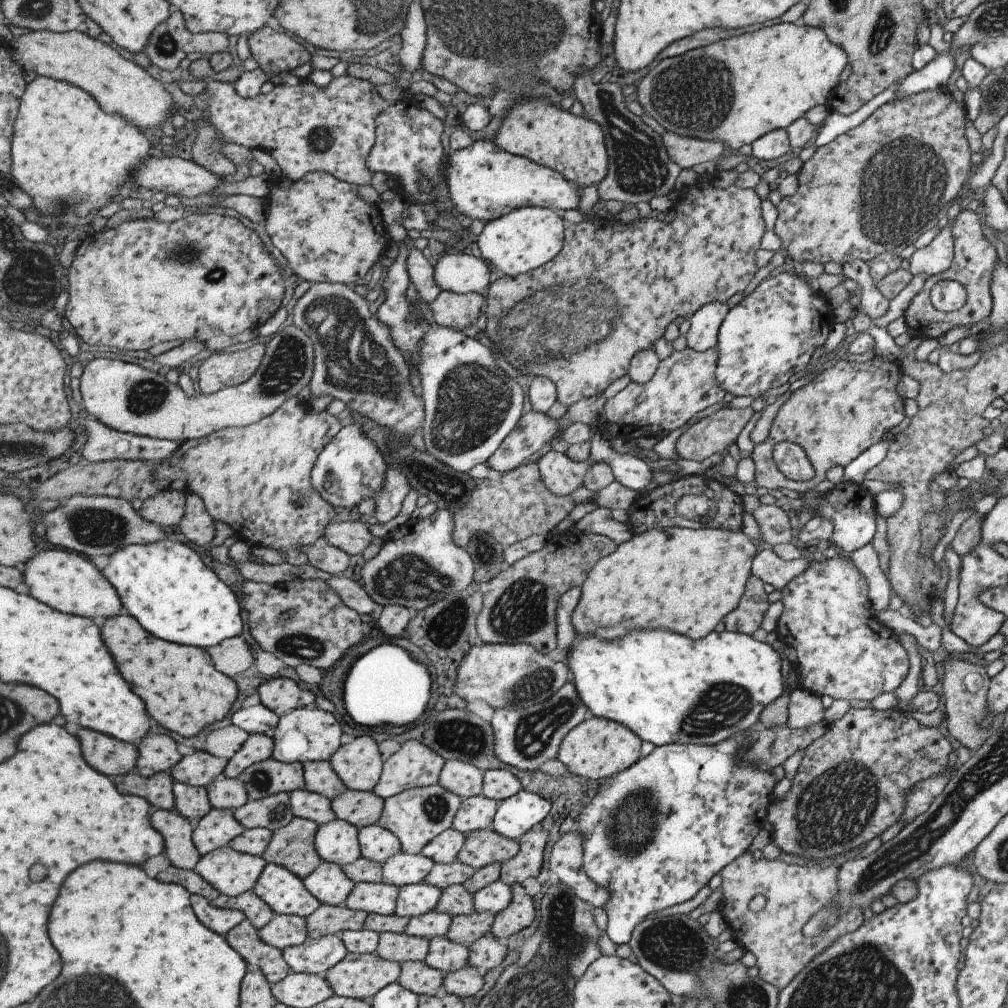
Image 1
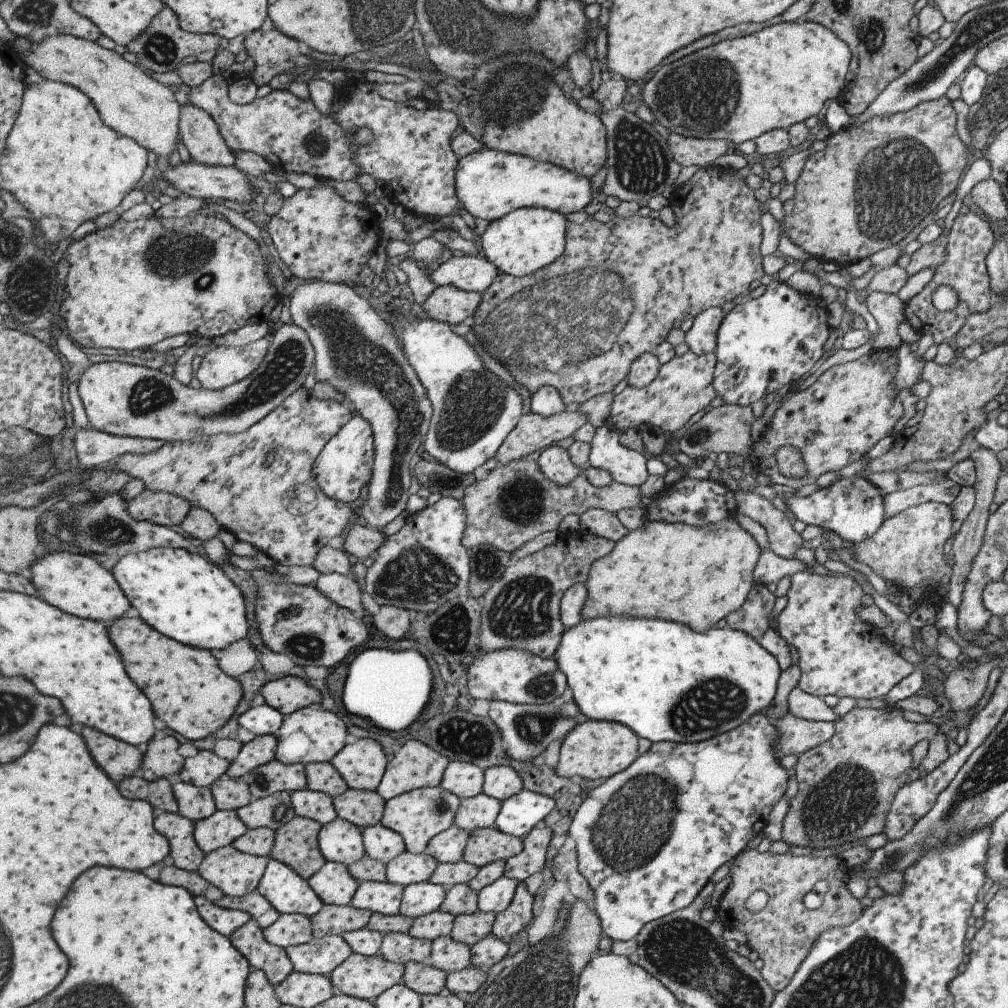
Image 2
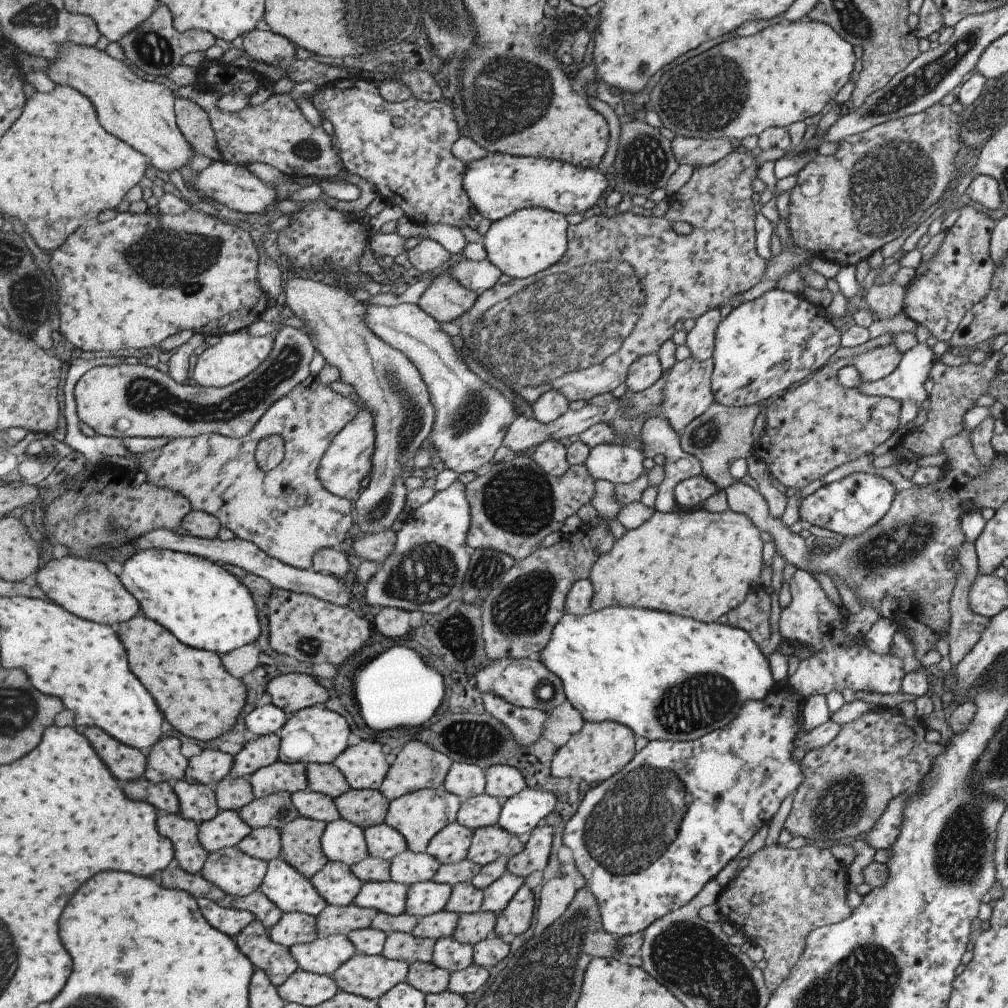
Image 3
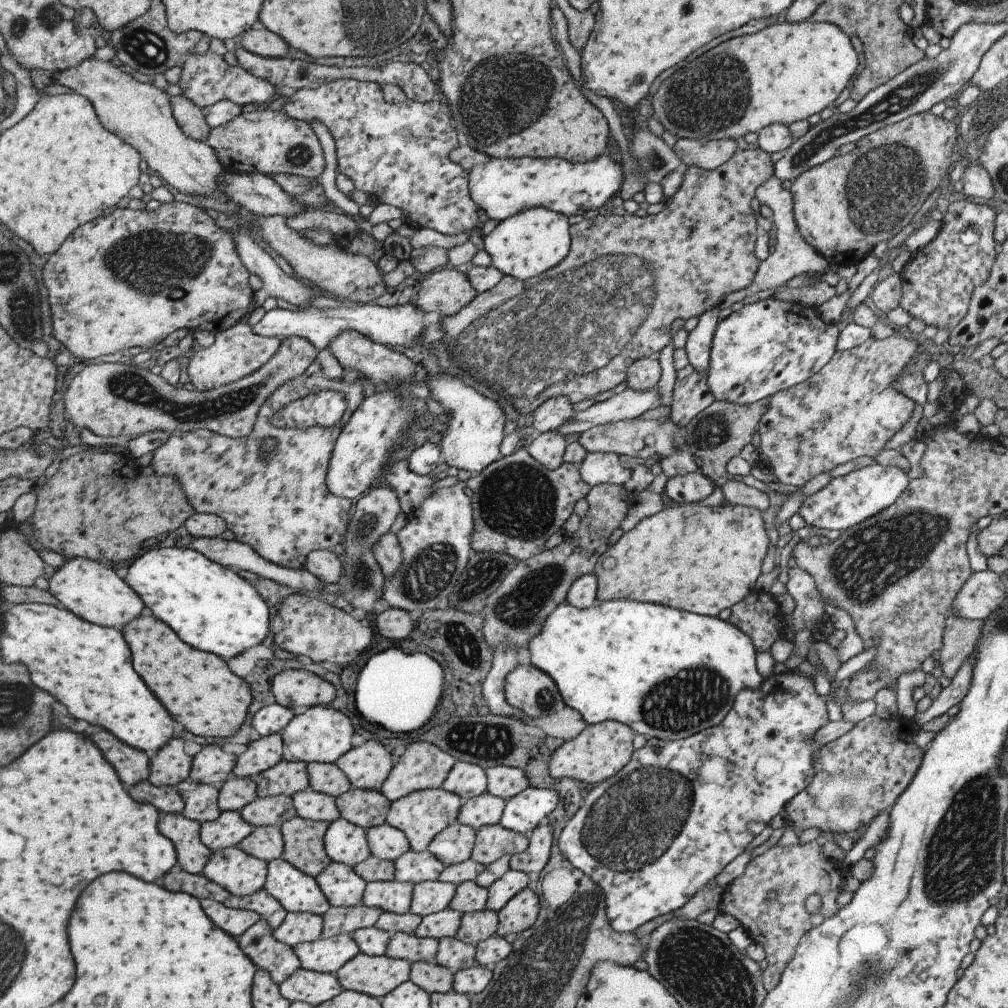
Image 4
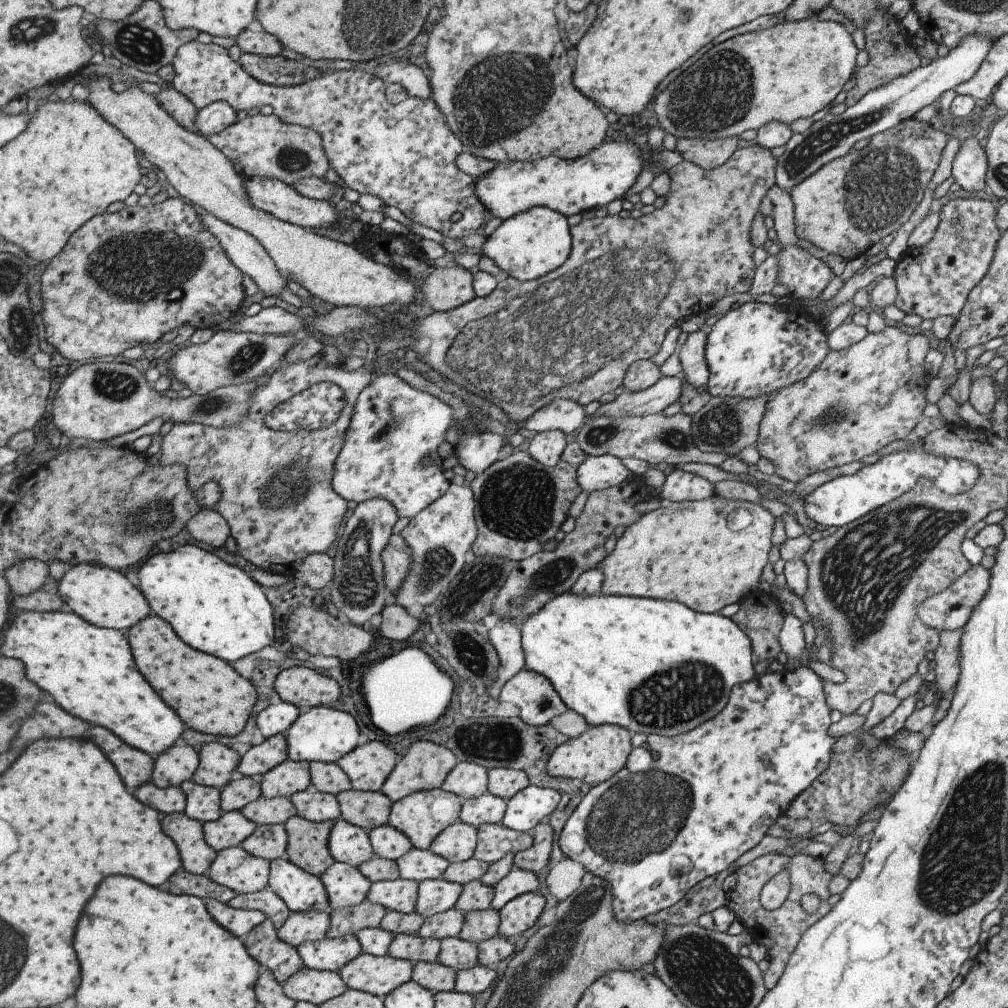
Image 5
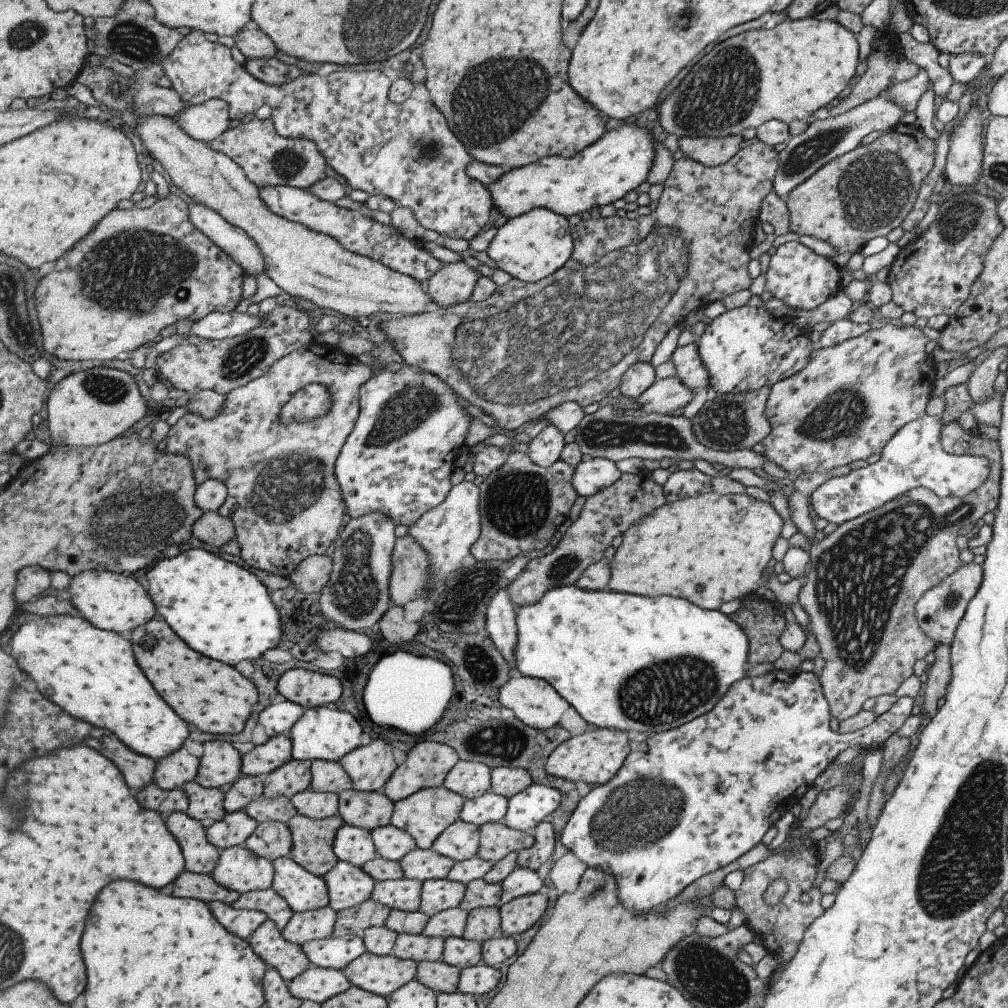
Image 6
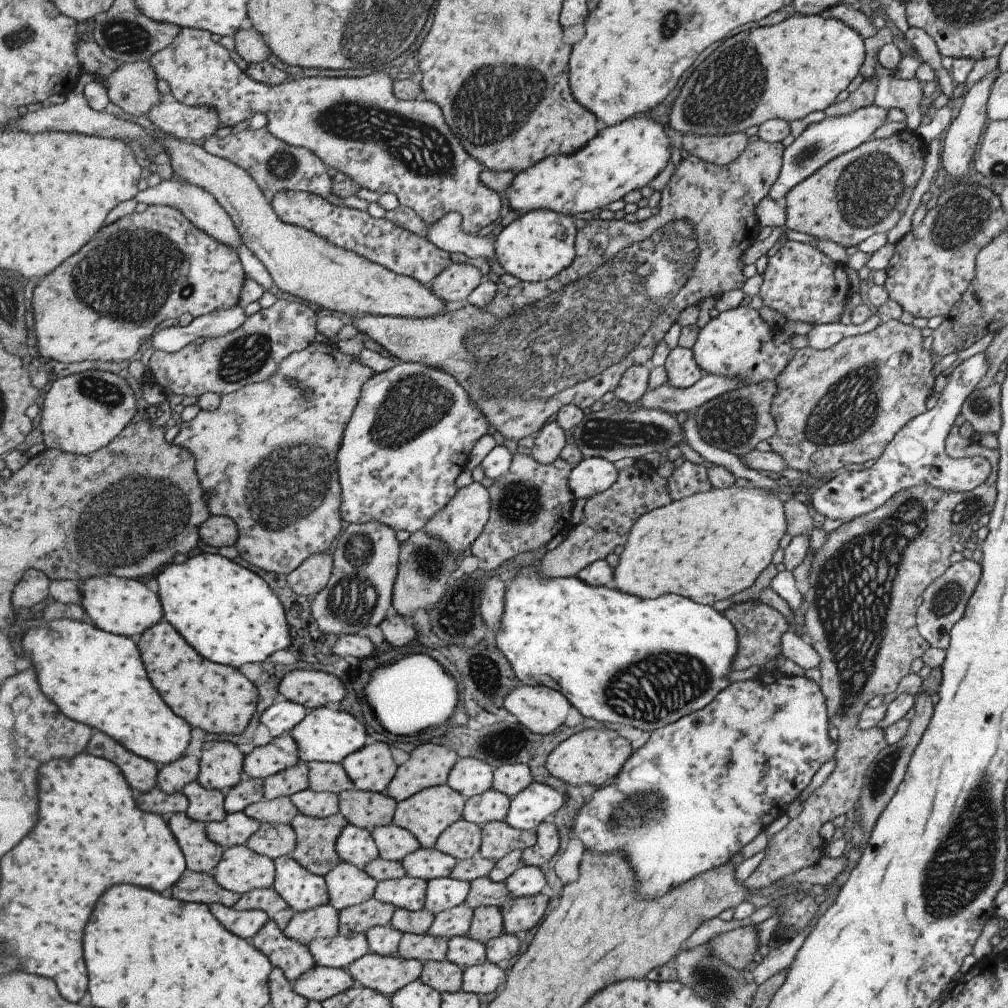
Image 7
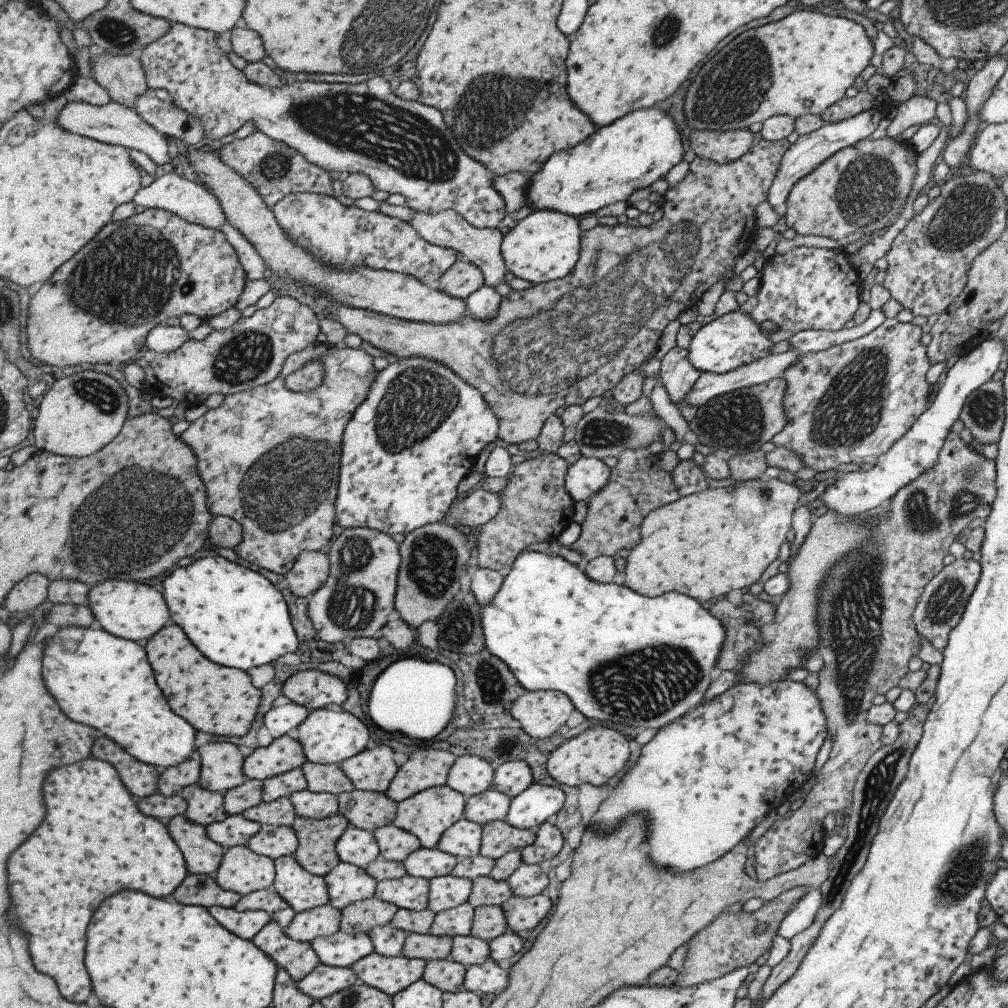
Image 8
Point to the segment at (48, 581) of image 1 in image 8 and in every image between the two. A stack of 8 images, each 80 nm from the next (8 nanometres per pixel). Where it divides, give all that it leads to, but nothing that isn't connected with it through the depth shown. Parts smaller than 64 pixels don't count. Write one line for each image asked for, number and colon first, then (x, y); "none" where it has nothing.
2: (76, 583)
3: (87, 588)
4: (87, 587)
5: (102, 595)
6: (115, 602)
7: (124, 606)
8: (128, 609)

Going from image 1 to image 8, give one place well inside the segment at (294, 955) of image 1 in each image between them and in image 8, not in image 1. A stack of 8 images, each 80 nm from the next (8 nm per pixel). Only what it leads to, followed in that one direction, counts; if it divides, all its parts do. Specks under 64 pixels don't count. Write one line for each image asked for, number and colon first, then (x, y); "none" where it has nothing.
2: (324, 955)
3: (325, 955)
4: (328, 954)
5: (332, 953)
6: (336, 952)
7: (340, 952)
8: (340, 950)

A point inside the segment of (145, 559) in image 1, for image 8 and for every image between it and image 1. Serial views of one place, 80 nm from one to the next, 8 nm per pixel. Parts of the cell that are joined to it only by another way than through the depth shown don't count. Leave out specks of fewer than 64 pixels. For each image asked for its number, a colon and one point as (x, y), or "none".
2: (183, 594)
3: (206, 607)
4: (210, 606)
5: (218, 608)
6: (224, 610)
7: (230, 614)
8: (235, 615)

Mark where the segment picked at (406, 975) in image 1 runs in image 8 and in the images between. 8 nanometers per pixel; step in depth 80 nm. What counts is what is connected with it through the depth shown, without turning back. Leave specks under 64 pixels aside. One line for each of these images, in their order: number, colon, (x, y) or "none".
2: (427, 980)
3: (427, 977)
4: (434, 978)
5: (437, 977)
6: (442, 977)
7: (446, 977)
8: (449, 975)

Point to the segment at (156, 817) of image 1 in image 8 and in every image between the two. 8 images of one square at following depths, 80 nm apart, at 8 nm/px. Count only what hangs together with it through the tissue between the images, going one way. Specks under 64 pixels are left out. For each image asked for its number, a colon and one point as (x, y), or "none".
2: (187, 854)
3: (185, 833)
4: (193, 854)
5: (198, 855)
6: (202, 856)
7: (203, 855)
8: (203, 855)

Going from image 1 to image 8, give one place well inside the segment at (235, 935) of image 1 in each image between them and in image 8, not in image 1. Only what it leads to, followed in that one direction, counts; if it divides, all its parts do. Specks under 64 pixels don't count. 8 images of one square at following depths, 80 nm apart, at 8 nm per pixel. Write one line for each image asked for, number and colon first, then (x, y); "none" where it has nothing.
2: (250, 940)
3: (276, 960)
4: (259, 942)
5: (263, 942)
6: (290, 959)
7: (295, 958)
8: (299, 958)

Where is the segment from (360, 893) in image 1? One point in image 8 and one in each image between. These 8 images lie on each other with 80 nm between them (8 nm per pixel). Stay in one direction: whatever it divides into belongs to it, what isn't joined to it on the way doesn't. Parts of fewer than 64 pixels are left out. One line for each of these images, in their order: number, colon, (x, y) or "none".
2: (380, 897)
3: (389, 897)
4: (397, 897)
5: (401, 895)
6: (404, 894)
7: (409, 893)
8: (413, 893)

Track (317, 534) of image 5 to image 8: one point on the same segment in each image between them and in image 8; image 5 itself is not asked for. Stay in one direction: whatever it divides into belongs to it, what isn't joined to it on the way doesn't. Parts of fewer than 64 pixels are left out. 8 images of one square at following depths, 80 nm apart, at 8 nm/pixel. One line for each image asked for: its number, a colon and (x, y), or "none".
6: (284, 498)
7: (270, 452)
8: (270, 457)

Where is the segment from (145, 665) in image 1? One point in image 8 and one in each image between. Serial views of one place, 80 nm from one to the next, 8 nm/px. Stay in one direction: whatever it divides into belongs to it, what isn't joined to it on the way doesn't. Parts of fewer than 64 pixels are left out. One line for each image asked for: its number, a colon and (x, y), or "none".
2: (192, 695)
3: (199, 697)
4: (206, 697)
5: (206, 692)
6: (213, 696)
7: (219, 699)
8: (219, 700)

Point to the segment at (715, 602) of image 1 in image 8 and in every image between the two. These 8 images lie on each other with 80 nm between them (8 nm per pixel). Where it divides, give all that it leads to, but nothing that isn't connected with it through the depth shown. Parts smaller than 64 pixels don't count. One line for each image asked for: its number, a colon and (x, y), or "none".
2: (695, 576)
3: (698, 564)
4: (702, 559)
5: (706, 554)
6: (724, 540)
7: (708, 546)
8: (715, 542)

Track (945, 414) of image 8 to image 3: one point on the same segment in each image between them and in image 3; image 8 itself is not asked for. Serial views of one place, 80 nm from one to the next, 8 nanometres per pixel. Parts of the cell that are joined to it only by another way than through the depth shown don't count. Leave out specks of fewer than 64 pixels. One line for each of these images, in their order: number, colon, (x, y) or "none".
3: (848, 506)
4: (846, 500)
5: (836, 502)
6: (914, 457)
7: (915, 456)

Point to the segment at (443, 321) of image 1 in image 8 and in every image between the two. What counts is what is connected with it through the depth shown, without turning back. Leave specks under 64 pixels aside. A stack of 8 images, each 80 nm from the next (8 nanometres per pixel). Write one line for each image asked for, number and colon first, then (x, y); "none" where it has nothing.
2: (449, 304)
3: (447, 300)
4: (446, 291)
5: (446, 288)
6: (455, 283)
7: (456, 283)
8: (463, 278)

